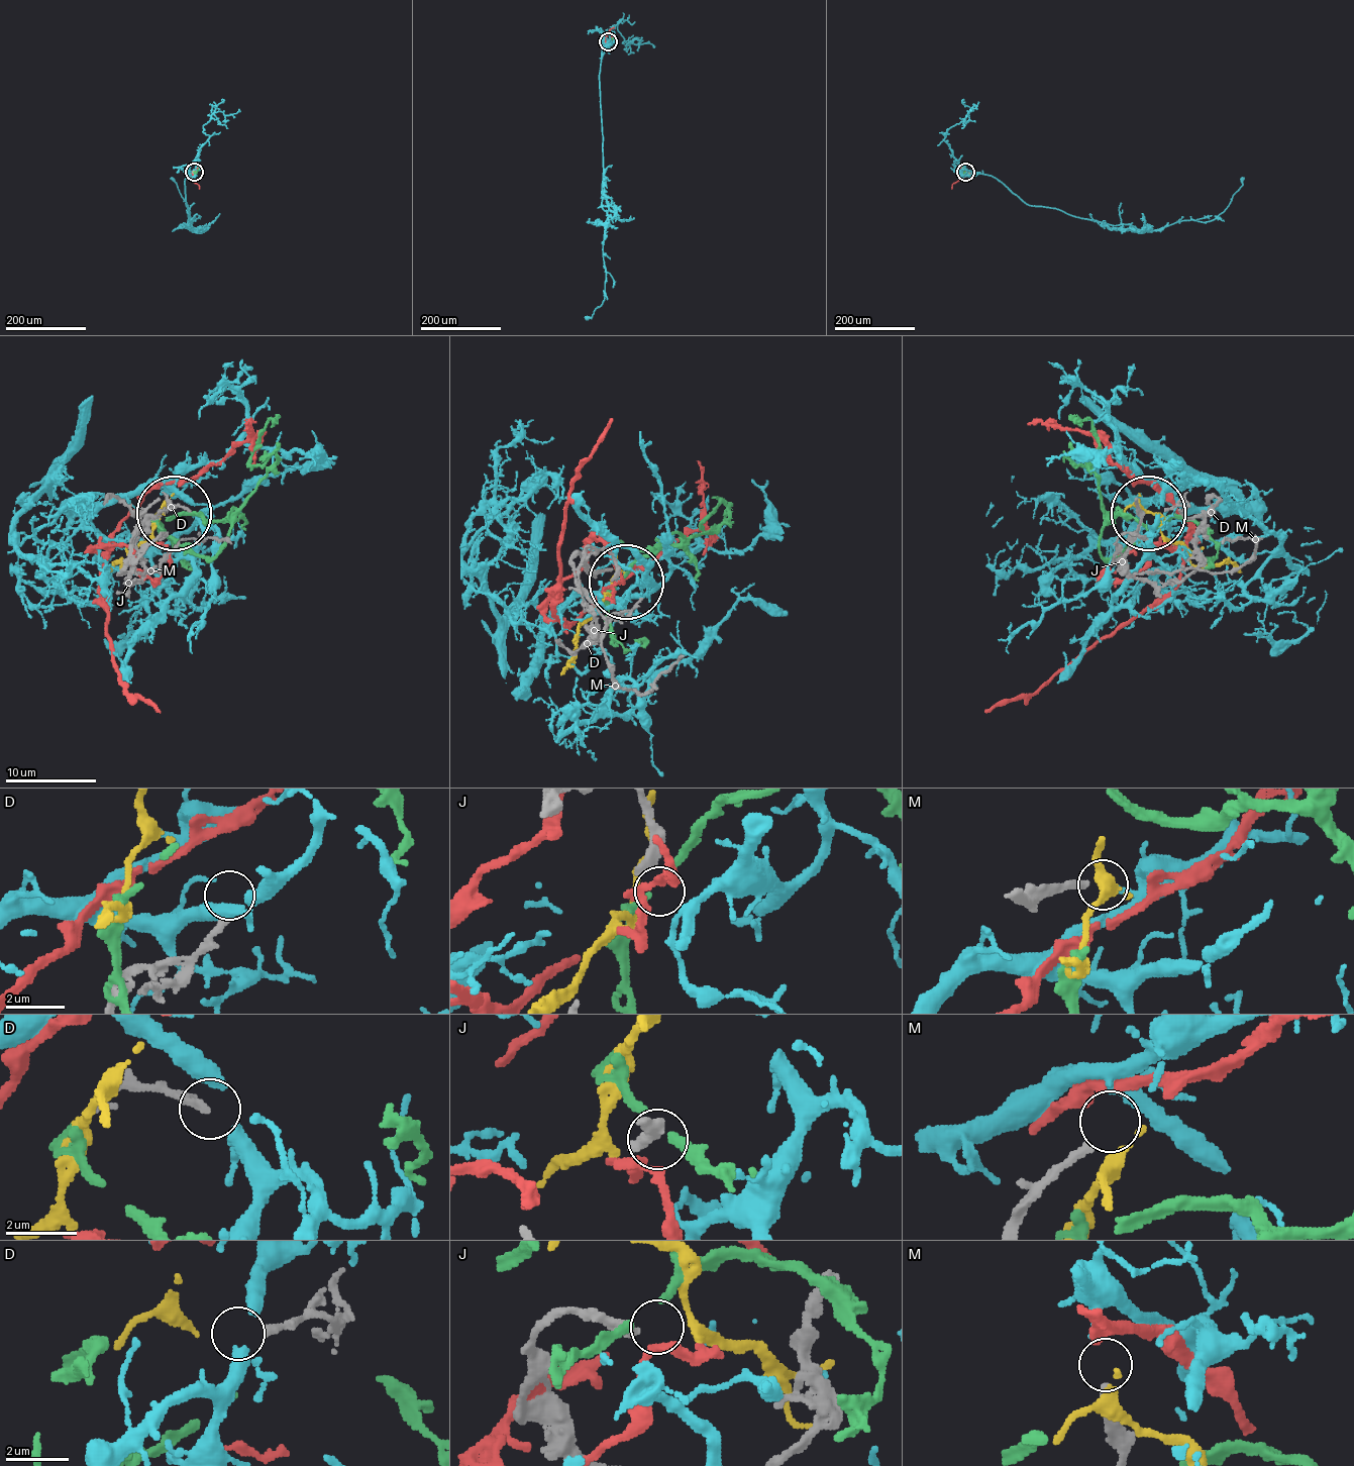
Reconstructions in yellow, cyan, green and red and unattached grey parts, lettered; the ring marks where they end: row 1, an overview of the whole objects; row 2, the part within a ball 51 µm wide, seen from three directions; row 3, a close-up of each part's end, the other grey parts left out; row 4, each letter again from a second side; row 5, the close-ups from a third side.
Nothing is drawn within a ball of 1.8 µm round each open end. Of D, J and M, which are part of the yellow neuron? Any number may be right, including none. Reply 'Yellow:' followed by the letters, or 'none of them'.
Yellow: none of them

